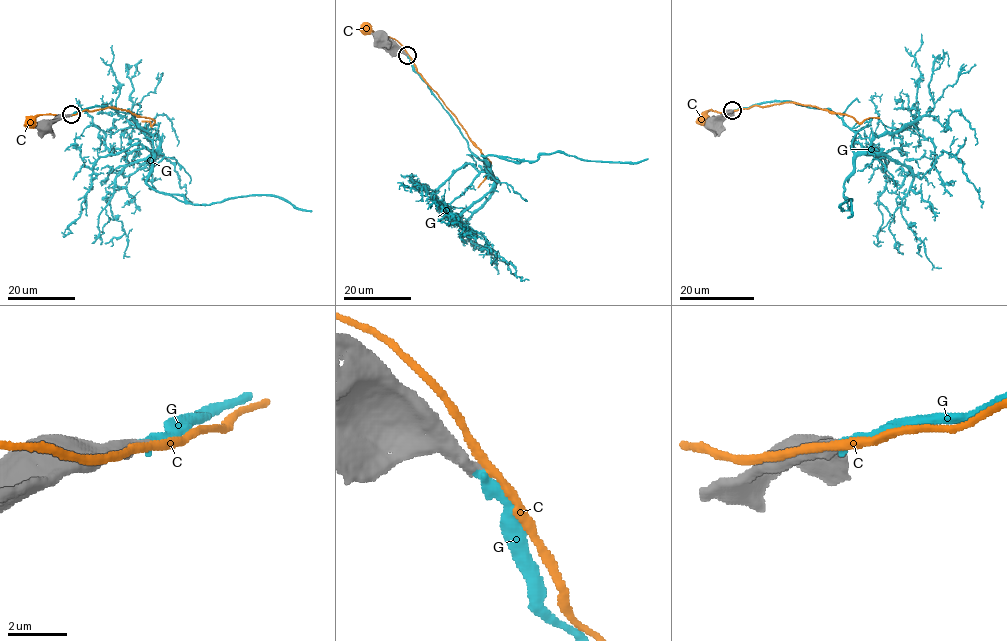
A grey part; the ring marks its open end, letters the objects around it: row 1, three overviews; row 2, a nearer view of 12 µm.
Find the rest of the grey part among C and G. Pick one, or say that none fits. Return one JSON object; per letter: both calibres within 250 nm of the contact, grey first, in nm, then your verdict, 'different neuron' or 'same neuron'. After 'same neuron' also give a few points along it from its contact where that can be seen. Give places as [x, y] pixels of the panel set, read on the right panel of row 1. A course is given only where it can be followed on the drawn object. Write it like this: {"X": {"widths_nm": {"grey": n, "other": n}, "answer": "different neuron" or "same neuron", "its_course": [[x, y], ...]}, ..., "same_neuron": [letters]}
{"C": {"widths_nm": {"grey": 400, "other": 300}, "answer": "different neuron"}, "G": {"widths_nm": {"grey": 400, "other": 360}, "answer": "same neuron", "its_course": [[732, 111], [794, 101], [835, 113], [854, 133], [850, 210], [840, 206], [850, 201], [847, 217]]}, "same_neuron": ["G"]}

